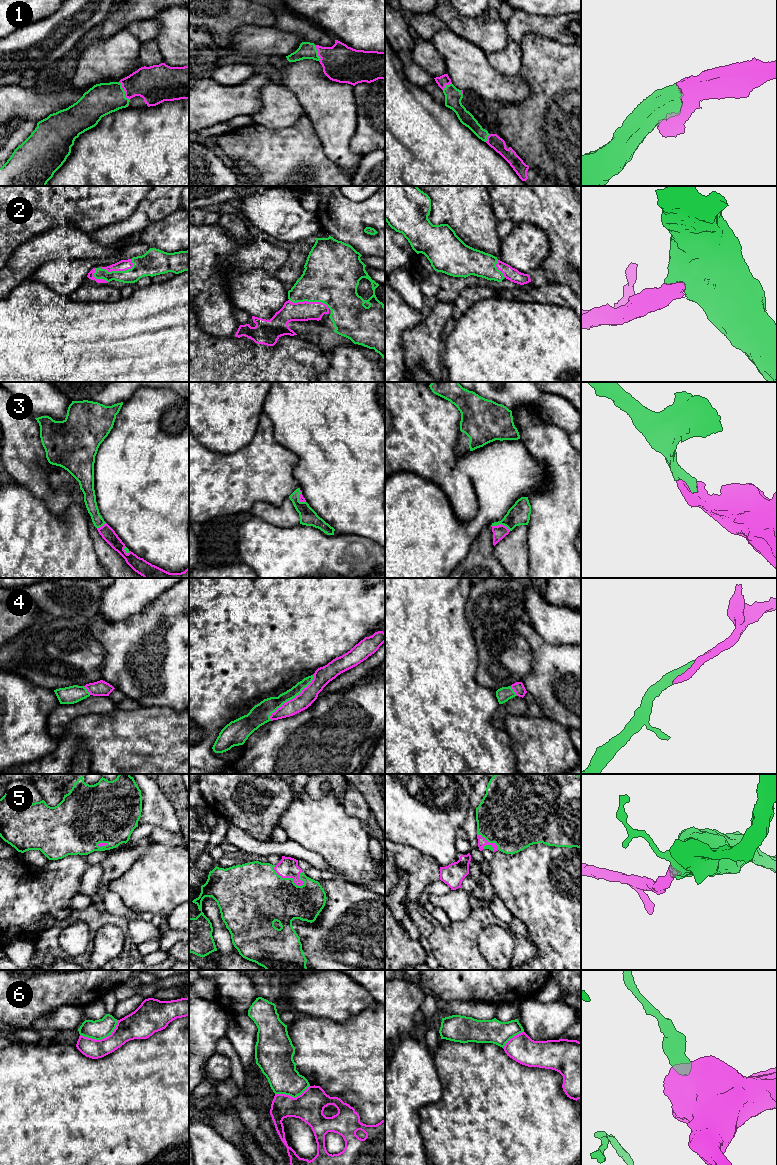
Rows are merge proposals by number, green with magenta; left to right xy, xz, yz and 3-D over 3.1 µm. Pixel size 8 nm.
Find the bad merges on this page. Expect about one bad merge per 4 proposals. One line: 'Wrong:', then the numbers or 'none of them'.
Wrong: 6

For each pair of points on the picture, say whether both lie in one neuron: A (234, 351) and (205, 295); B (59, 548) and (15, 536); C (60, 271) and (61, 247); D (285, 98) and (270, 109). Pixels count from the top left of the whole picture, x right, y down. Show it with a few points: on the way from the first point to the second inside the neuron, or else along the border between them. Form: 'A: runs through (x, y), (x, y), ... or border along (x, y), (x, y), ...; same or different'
A: border along (203, 330), (214, 336), (234, 335); different
B: runs through (48, 548), (26, 547); same
C: border along (84, 259), (53, 259), (43, 263), (38, 268); different
D: runs through (281, 102), (274, 109); same

